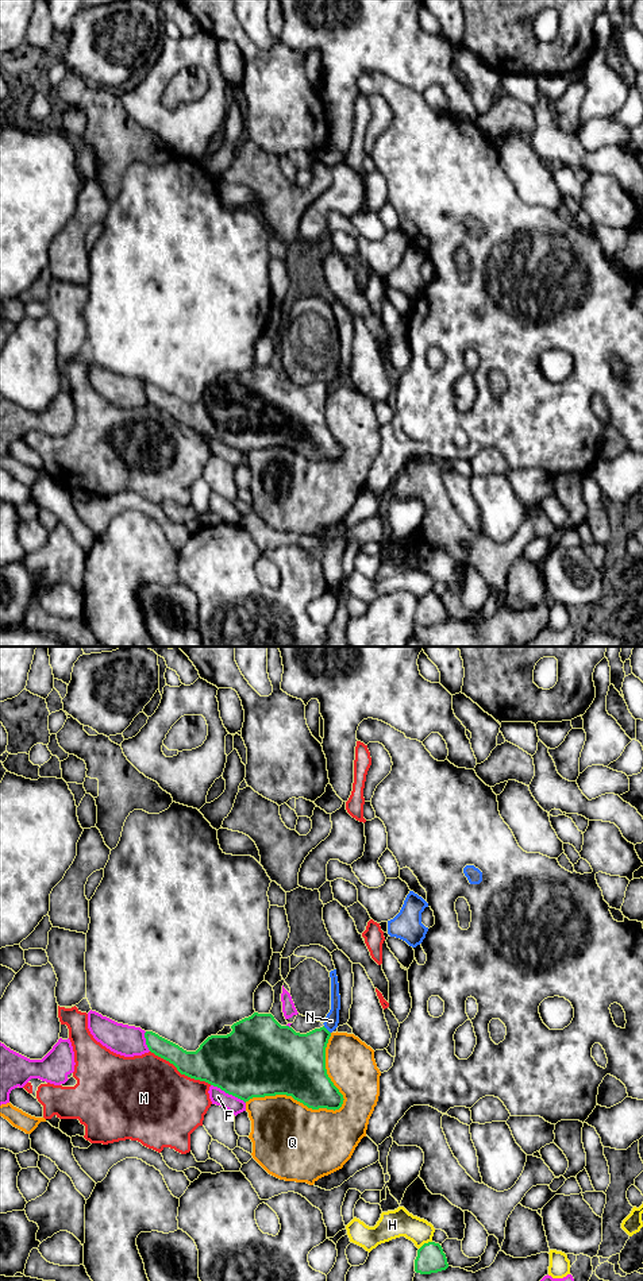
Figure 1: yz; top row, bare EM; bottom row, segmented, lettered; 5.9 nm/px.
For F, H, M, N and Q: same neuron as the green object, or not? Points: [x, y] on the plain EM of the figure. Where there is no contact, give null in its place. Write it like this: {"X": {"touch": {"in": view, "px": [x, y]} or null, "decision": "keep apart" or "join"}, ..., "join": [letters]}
{"F": {"touch": {"in": "yz", "px": [228, 446]}, "decision": "keep apart"}, "H": {"touch": {"in": "yz", "px": [424, 595]}, "decision": "keep apart"}, "M": {"touch": {"in": "yz", "px": [181, 425]}, "decision": "keep apart"}, "N": {"touch": {"in": "yz", "px": [327, 382]}, "decision": "keep apart"}, "Q": {"touch": {"in": "yz", "px": [328, 460]}, "decision": "keep apart"}, "join": []}

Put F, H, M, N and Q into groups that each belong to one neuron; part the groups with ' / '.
F N / H / M / Q

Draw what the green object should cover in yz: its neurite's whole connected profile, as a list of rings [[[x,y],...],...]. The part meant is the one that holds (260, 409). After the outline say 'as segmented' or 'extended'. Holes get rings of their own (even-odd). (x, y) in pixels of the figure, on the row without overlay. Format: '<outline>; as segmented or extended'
[[[254,364],[251,369],[234,375],[231,381],[232,383],[227,387],[208,389],[196,404],[186,404],[153,383],[146,383],[145,390],[149,402],[173,416],[181,427],[217,439],[245,455],[253,449],[286,447],[312,462],[327,460],[335,463],[342,459],[343,447],[334,437],[326,421],[326,400],[331,385],[324,378],[300,386],[289,378],[281,378],[272,366]]]; as segmented

